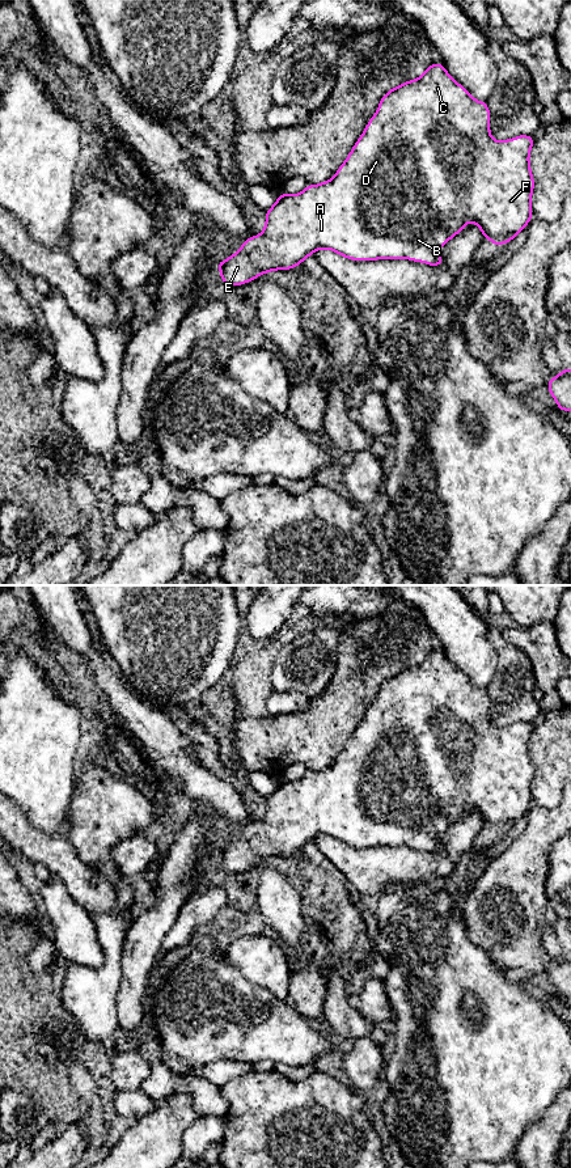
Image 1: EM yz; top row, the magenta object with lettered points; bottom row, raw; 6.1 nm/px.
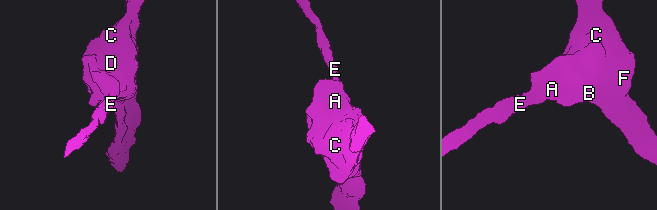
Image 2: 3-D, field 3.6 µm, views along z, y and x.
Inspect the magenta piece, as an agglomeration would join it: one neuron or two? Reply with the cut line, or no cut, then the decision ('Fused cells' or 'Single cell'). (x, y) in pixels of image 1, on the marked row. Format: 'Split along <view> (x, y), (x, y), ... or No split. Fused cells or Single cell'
No split. Single cell

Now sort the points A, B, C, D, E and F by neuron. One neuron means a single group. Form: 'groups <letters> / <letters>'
groups A B C D E F

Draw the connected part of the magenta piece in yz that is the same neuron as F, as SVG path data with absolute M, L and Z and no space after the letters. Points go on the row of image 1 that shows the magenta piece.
M432 63L427 71L416 80L401 84L390 89L381 98L376 114L368 122L363 135L359 137L347 160L339 166L335 175L320 185L308 185L303 192L288 195L282 192L276 203L266 211L266 227L259 236L249 237L242 242L242 247L227 262L219 259L221 282L227 285L240 285L255 280L259 274L268 274L272 270L292 270L303 261L313 255L317 249L330 249L351 261L373 259L399 259L407 258L414 262L423 262L430 266L443 266L444 259L437 249L452 237L465 229L466 221L475 223L483 238L495 244L495 247L513 240L533 217L530 198L534 189L534 179L529 165L529 152L534 139L530 135L520 135L509 140L496 141L490 136L490 110L487 102L479 102L469 92L452 79L441 63Z

